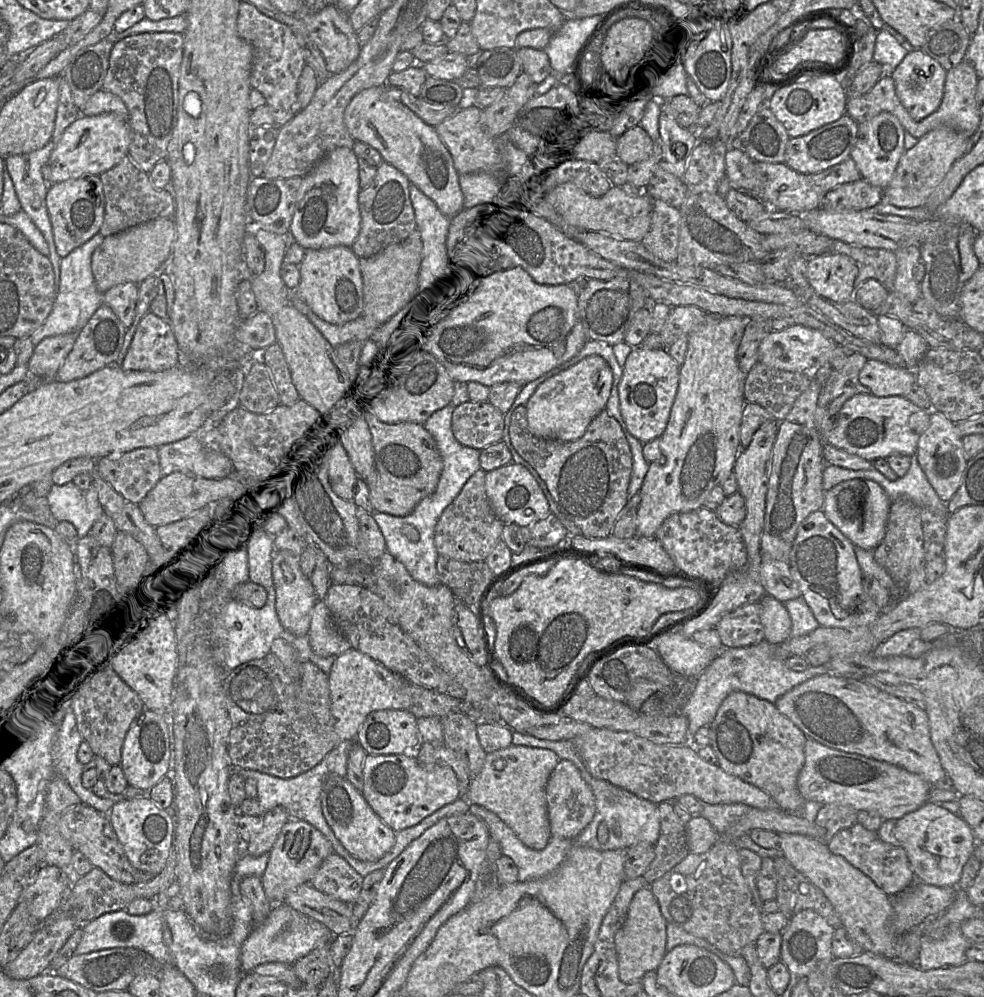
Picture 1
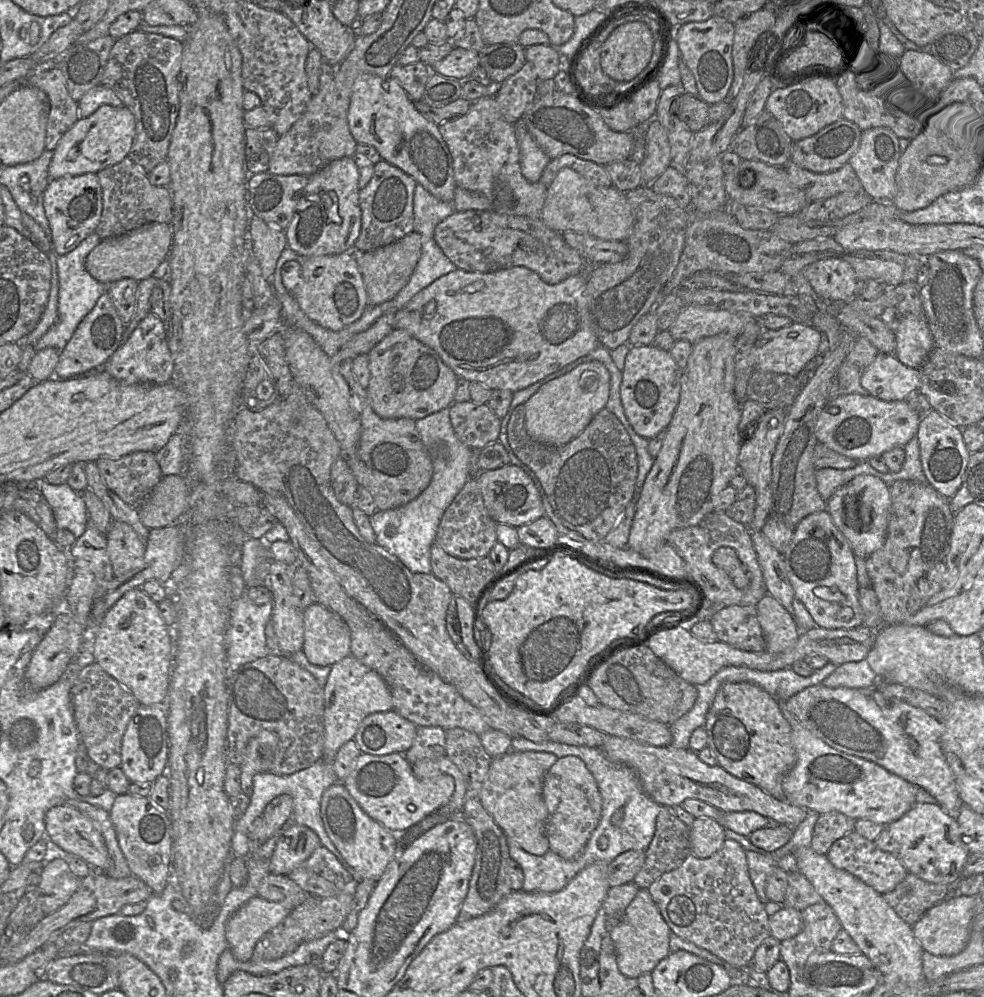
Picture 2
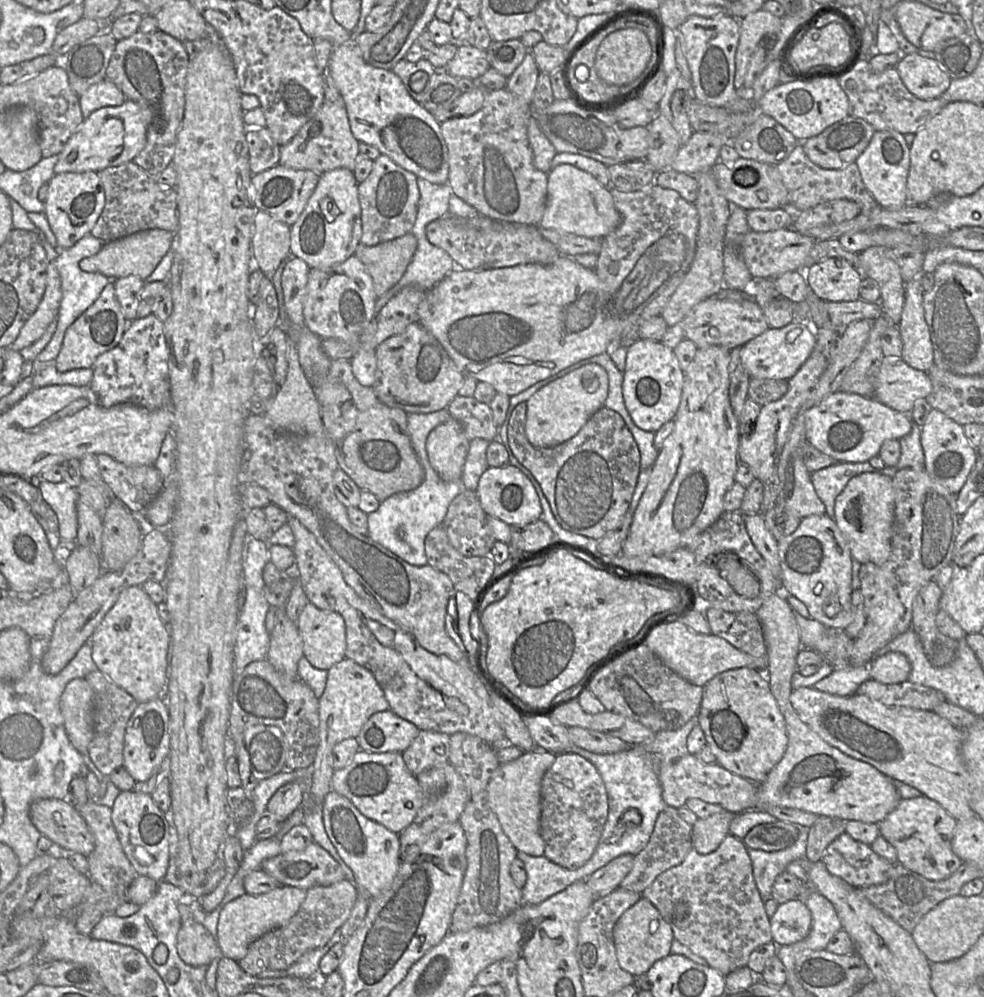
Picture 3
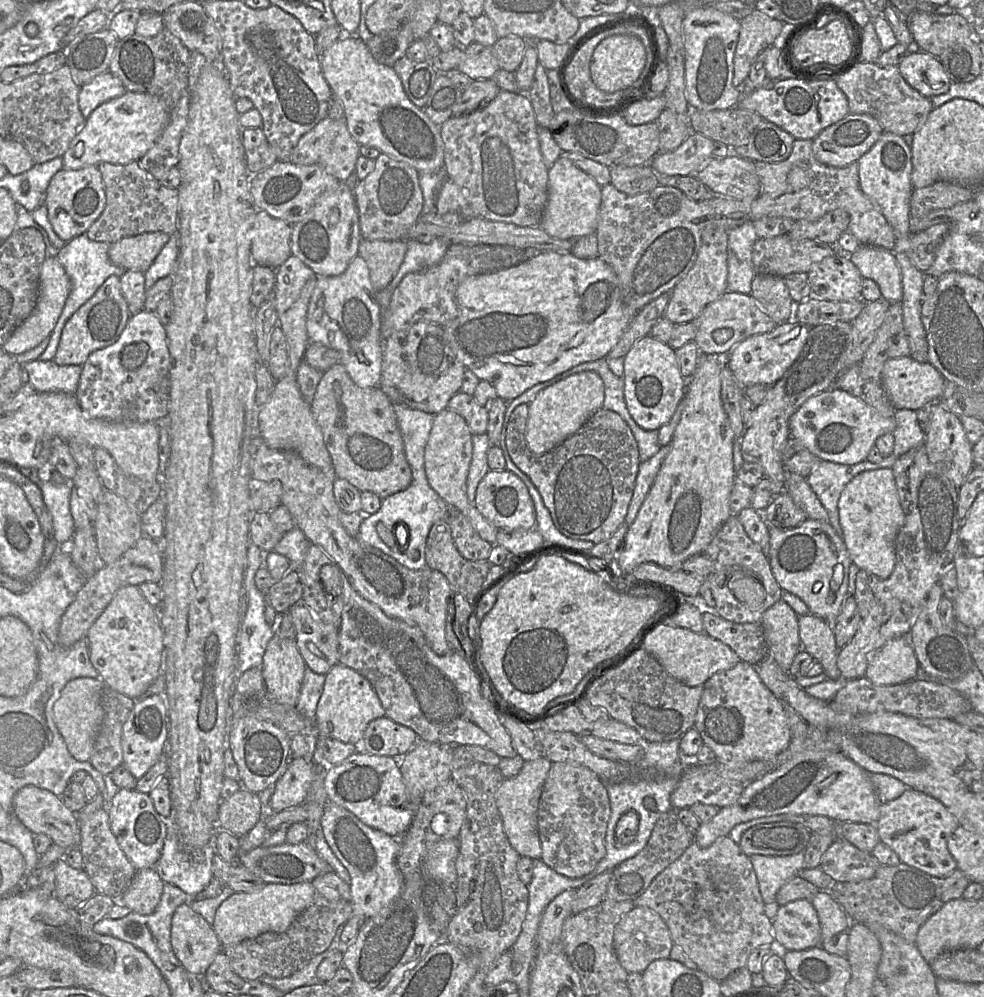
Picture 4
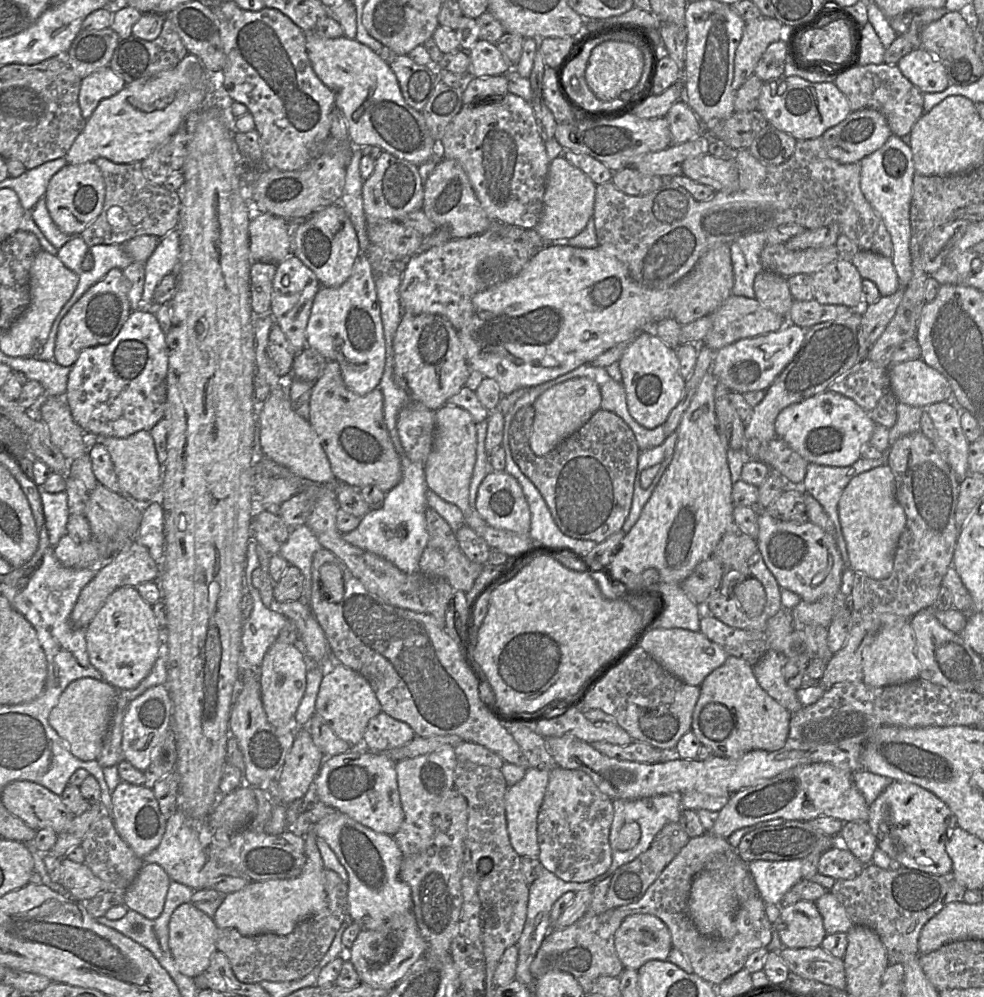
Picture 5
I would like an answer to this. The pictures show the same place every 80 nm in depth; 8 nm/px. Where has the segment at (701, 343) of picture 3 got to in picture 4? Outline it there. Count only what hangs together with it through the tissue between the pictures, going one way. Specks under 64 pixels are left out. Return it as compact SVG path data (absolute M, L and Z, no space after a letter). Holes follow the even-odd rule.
M729 291L709 303L693 321L697 329L693 341L698 346L700 354L719 357L726 357L736 344L746 338L769 332L777 326L751 294Z

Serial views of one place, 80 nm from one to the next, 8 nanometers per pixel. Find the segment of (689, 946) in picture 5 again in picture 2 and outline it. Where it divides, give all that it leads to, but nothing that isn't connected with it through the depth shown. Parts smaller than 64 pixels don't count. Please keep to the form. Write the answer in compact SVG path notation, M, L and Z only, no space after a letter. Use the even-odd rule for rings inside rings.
M725 838L722 847L707 858L699 858L691 852L678 868L664 873L654 881L648 891L671 932L708 950L733 967L745 968L751 965L755 950L770 936L769 915L751 882L746 852L733 839Z

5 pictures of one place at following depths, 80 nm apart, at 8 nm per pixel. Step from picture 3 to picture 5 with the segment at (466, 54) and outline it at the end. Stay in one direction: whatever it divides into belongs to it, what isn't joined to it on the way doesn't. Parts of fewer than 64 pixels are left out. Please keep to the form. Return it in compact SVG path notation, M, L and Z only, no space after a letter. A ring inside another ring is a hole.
M478 40L467 53L470 59L470 77L504 75L512 69L496 44L488 41Z

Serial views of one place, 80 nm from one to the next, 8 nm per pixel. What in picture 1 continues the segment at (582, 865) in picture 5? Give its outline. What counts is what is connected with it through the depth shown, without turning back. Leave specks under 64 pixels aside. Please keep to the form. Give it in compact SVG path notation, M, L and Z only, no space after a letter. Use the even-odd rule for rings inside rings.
M560 760L551 773L546 785L546 800L553 837L573 840L591 822L596 810L592 789L569 760Z

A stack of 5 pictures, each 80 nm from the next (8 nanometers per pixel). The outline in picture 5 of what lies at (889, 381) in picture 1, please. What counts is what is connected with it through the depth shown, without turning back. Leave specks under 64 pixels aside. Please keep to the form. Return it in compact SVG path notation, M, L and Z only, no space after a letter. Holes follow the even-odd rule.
M922 358L892 363L888 374L898 402L927 408L930 404L953 399L946 377Z

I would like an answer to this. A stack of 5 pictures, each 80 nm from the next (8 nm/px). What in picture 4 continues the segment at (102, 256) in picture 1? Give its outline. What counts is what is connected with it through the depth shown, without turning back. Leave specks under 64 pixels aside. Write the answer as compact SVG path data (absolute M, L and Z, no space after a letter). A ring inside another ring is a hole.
M159 231L124 237L110 243L109 259L125 270L145 273L169 238L170 235Z

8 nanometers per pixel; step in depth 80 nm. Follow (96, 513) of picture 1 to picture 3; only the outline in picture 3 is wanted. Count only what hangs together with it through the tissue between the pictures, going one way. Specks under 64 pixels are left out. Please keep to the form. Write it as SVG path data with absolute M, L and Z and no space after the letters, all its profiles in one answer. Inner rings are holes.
M41 479L39 489L58 518L60 539L75 541L78 532L76 502L79 499L76 488L64 481L53 483Z

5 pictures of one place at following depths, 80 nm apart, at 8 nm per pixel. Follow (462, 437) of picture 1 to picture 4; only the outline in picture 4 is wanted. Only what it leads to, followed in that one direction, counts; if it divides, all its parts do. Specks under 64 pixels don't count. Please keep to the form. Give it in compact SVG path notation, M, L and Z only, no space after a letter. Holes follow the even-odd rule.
M458 392L448 402L448 409L461 415L471 433L484 434L487 431L489 412L475 400L474 395Z

